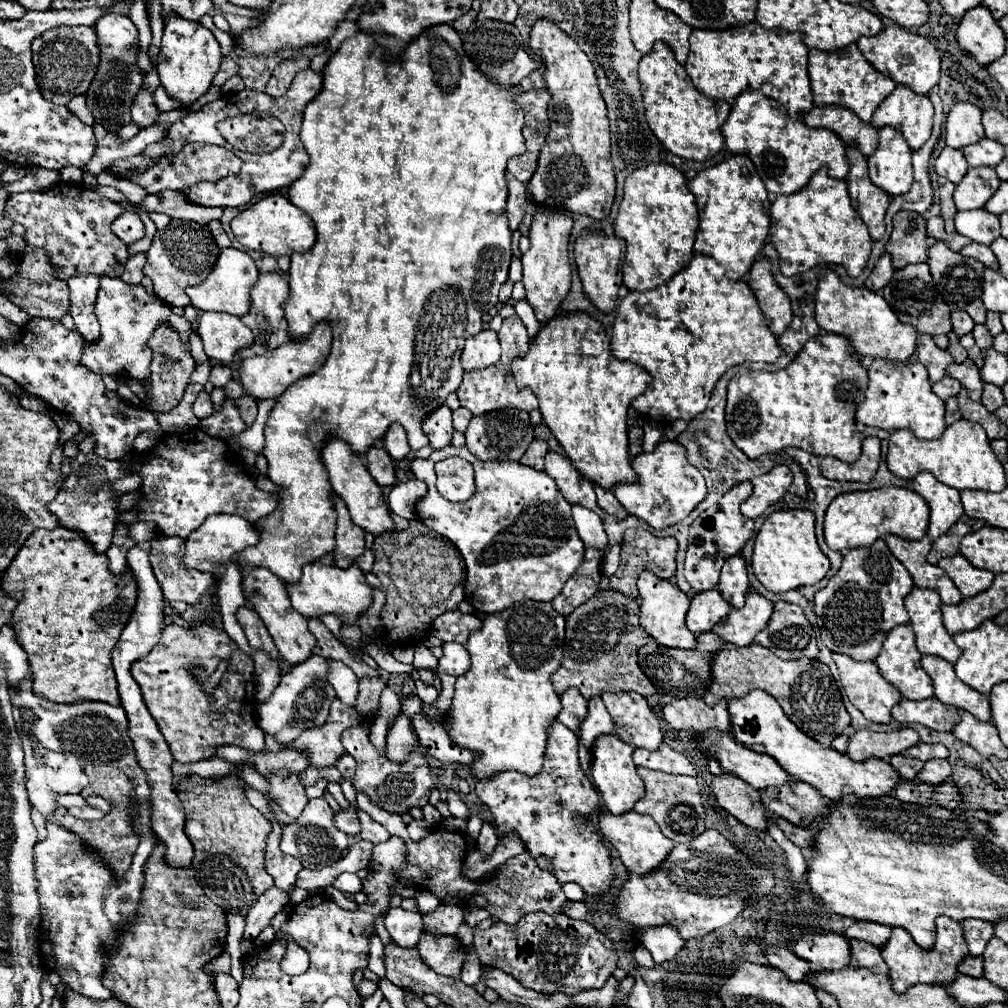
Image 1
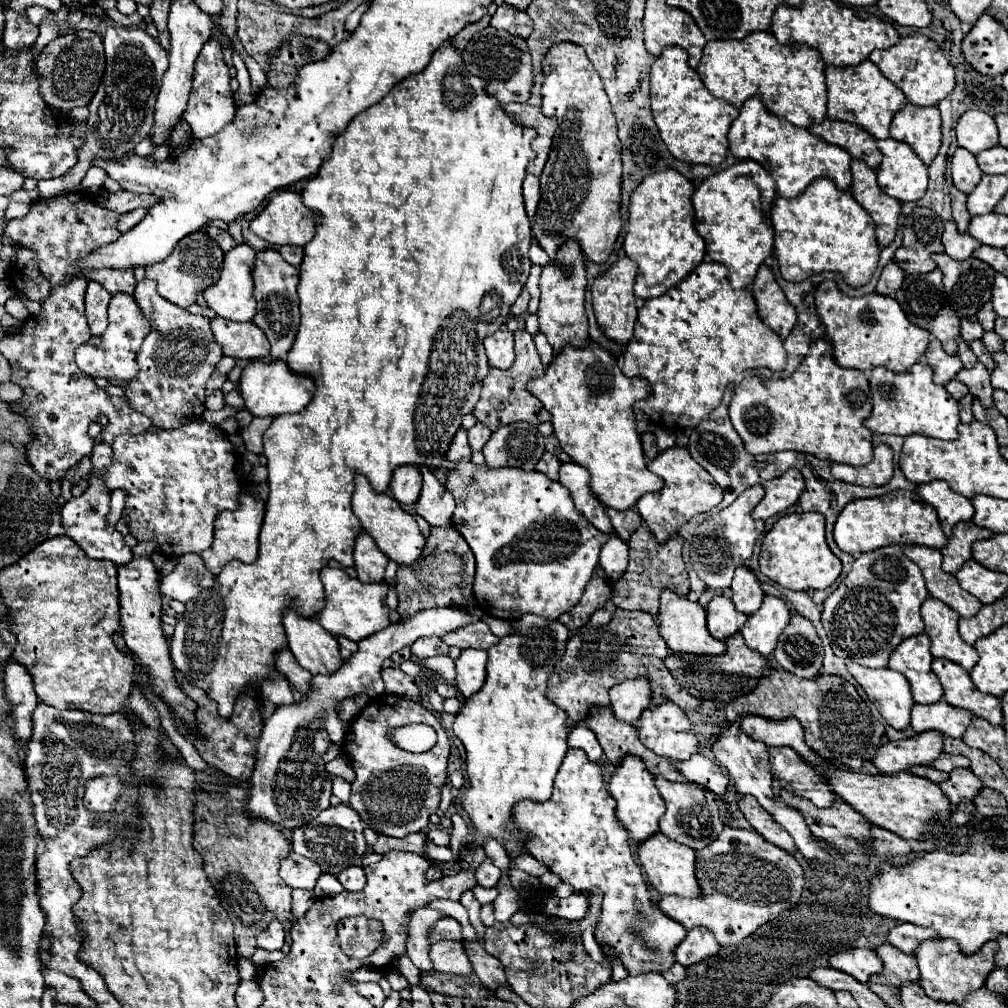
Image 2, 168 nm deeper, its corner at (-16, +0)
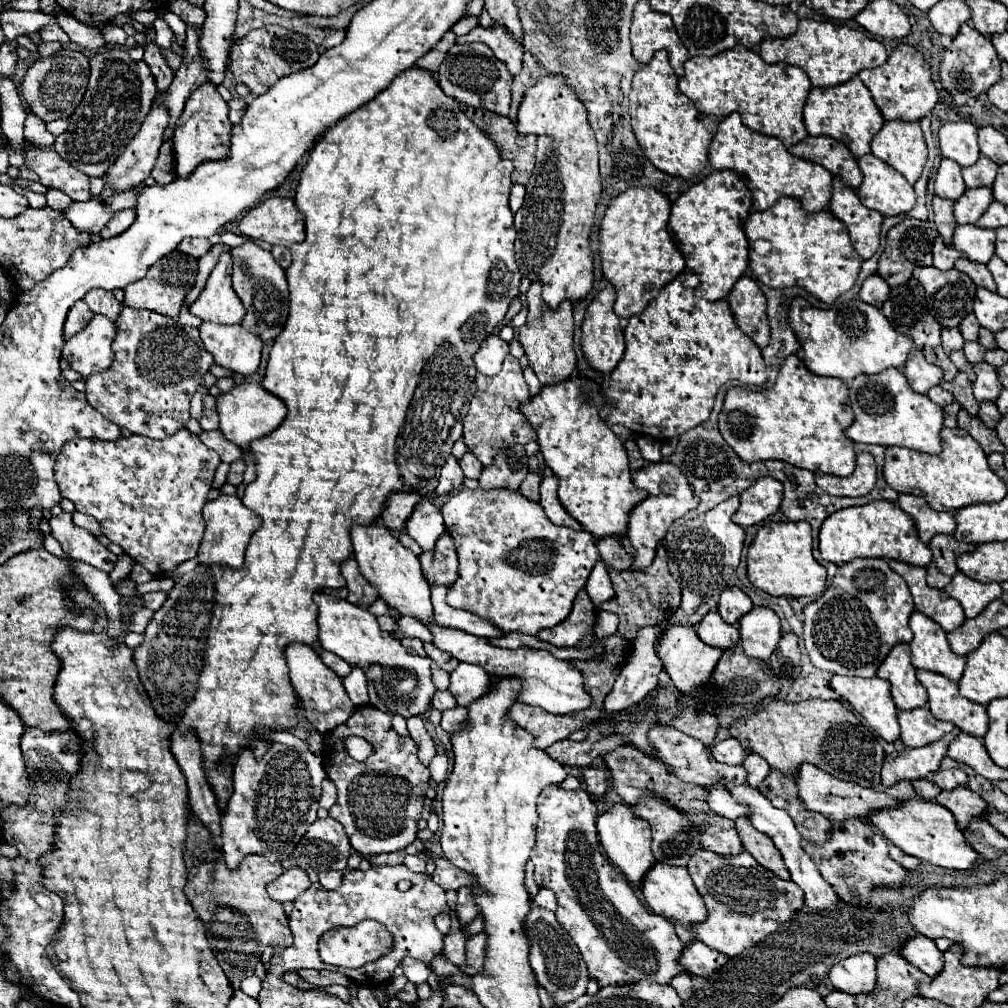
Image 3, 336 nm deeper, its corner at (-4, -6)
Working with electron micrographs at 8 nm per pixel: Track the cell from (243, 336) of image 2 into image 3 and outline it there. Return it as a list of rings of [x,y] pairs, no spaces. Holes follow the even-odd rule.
[[[202,323],[200,325],[200,337],[204,341],[204,347],[214,355],[214,361],[234,373],[250,375],[260,367],[260,353],[262,353],[262,341],[260,337],[252,335],[250,331],[244,331],[240,325],[214,325],[214,323]]]

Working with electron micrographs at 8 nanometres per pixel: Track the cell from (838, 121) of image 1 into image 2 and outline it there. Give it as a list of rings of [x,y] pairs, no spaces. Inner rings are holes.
[[[824,119],[822,123],[812,125],[810,133],[830,145],[842,147],[844,151],[850,153],[852,159],[864,161],[870,169],[878,169],[878,165],[882,161],[882,153],[878,151],[874,137],[870,133],[866,133],[864,129],[860,129],[858,125]]]

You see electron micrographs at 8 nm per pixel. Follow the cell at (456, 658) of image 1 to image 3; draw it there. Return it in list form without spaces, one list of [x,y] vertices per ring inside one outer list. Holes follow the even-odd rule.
[[[460,663],[450,673],[450,687],[448,691],[456,697],[458,705],[468,707],[474,699],[482,697],[488,691],[490,675],[474,663]]]

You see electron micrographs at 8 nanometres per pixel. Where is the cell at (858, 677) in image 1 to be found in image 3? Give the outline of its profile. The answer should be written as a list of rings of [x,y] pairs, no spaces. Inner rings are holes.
[[[832,677],[832,689],[846,699],[866,721],[868,725],[886,741],[896,741],[900,737],[898,725],[898,707],[892,703],[890,683],[872,677]]]

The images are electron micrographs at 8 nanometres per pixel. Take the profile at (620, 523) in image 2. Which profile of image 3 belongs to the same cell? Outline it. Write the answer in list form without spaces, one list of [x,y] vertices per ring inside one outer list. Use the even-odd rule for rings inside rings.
[[[602,537],[598,539],[598,551],[600,551],[600,557],[602,561],[608,565],[608,567],[614,567],[618,571],[624,571],[632,565],[632,555],[624,549],[622,545],[622,539],[620,537]]]

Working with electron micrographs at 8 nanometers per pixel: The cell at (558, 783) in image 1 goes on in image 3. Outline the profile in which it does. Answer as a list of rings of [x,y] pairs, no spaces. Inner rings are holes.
[[[552,783],[540,793],[540,827],[538,827],[538,841],[534,847],[534,855],[530,861],[534,863],[534,879],[540,887],[548,887],[558,897],[558,911],[556,917],[564,925],[564,929],[572,935],[574,943],[578,945],[590,977],[594,977],[600,987],[606,985],[626,985],[636,983],[642,979],[650,979],[656,983],[668,983],[674,975],[684,971],[676,963],[676,955],[684,949],[680,937],[676,935],[672,923],[650,913],[640,899],[636,897],[634,889],[604,855],[598,843],[596,833],[596,817],[598,809],[584,789],[568,791],[560,785]]]

